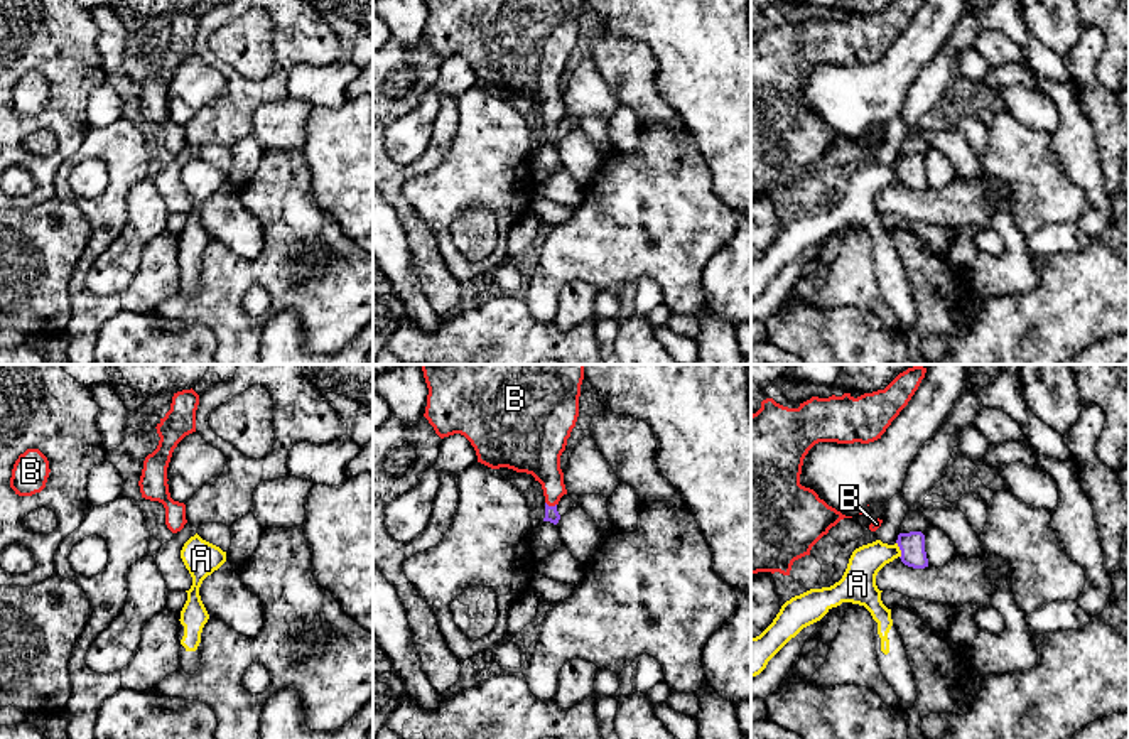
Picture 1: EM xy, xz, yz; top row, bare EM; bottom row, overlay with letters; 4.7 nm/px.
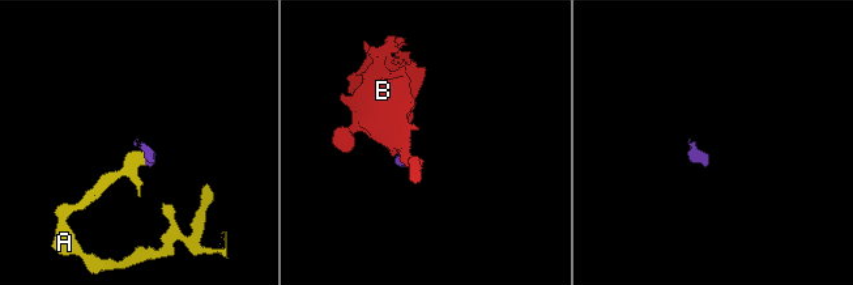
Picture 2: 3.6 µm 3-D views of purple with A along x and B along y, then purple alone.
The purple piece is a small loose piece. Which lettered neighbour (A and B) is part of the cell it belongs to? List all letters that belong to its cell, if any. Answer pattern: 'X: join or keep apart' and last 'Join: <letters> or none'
A: keep apart
B: join
Join: B

